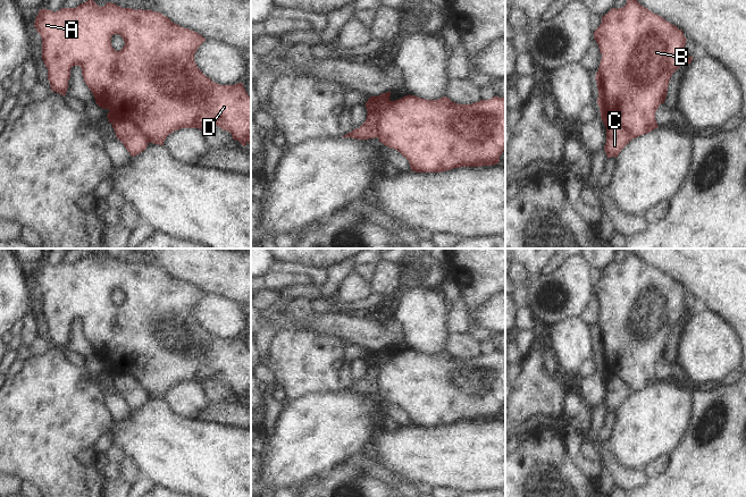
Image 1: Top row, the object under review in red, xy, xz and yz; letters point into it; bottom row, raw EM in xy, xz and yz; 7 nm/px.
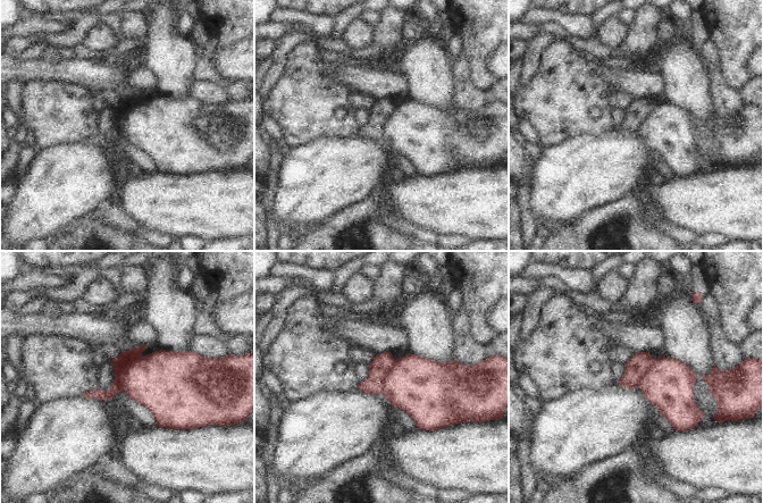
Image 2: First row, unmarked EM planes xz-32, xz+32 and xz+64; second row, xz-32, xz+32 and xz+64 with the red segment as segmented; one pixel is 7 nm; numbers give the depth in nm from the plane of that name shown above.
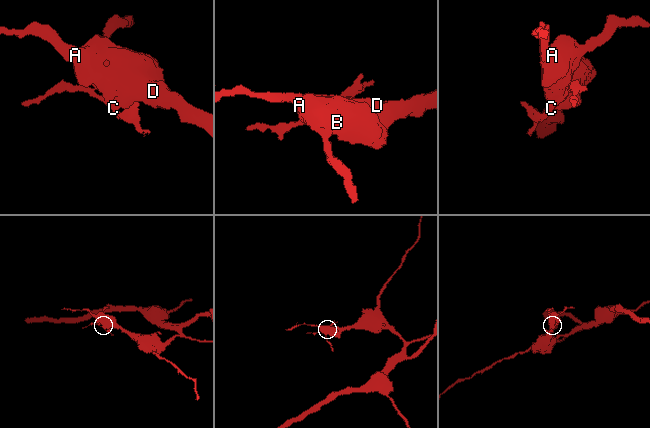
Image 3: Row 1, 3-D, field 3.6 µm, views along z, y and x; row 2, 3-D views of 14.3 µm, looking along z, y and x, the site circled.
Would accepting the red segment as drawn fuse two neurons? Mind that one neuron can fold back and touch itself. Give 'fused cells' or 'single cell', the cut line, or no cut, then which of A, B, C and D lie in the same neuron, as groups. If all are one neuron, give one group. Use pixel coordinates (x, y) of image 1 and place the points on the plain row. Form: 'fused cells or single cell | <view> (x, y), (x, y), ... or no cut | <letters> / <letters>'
fused cells | xz (383, 353), (385, 360), (377, 367), (377, 390) | A B D / C

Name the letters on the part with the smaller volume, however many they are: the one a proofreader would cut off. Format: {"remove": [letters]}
{"remove": ["C"]}

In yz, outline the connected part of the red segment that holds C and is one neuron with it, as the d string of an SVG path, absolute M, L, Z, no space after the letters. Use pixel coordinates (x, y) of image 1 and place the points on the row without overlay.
M619 378L606 381L606 397L604 404L607 413L618 411L621 404L632 394L631 389Z

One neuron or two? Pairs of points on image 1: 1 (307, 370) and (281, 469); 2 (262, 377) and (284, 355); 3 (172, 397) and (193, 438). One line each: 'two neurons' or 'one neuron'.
1: two neurons
2: two neurons
3: two neurons

